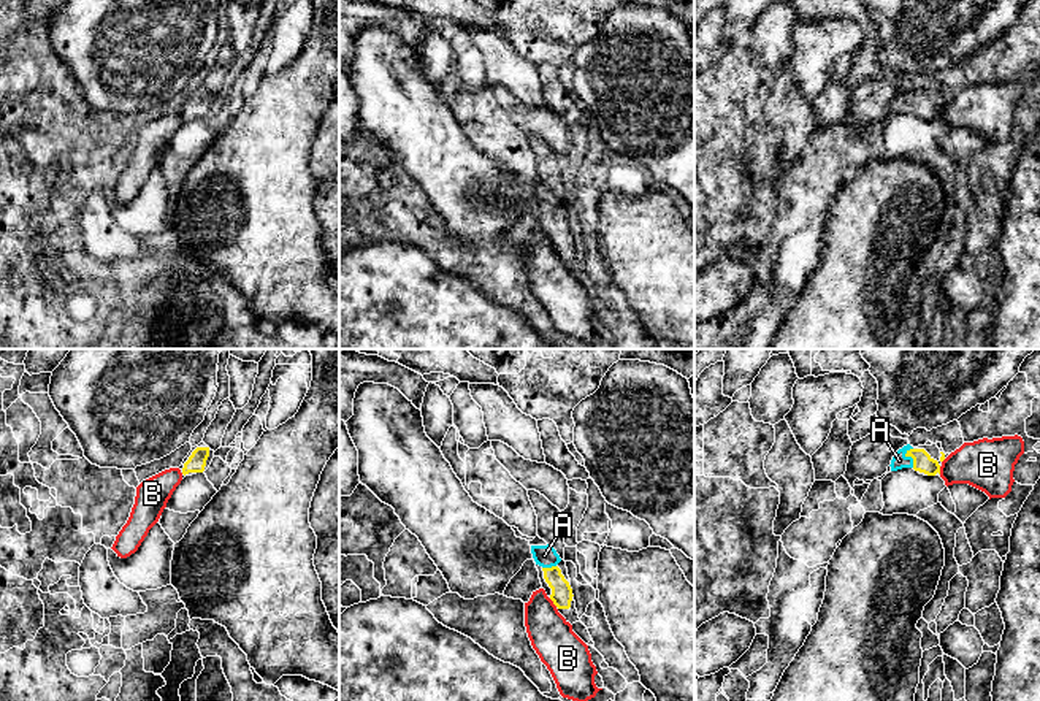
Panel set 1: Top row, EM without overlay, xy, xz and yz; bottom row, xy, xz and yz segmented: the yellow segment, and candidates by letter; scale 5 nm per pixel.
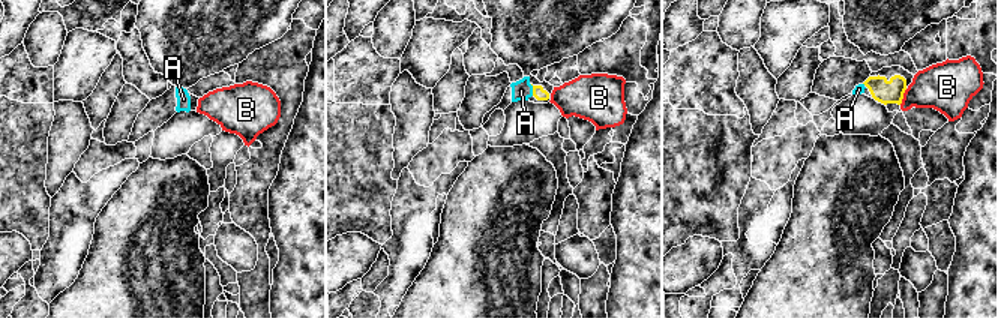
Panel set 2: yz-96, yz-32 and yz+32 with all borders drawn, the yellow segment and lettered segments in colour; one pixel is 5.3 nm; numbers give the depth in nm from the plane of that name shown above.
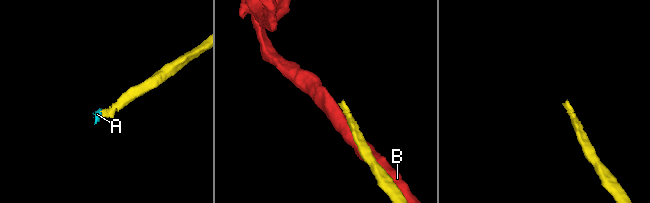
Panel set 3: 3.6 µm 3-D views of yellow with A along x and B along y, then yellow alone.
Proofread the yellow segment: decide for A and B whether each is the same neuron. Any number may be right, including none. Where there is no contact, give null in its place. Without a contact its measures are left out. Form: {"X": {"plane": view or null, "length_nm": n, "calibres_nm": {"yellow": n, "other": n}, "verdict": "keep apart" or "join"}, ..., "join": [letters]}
{"A": {"plane": "yz", "length_nm": 110, "calibres_nm": {"yellow": 100, "other": 80}, "verdict": "join"}, "B": {"plane": "xz", "length_nm": 60, "calibres_nm": {"yellow": 110, "other": 220}, "verdict": "keep apart"}, "join": ["A"]}

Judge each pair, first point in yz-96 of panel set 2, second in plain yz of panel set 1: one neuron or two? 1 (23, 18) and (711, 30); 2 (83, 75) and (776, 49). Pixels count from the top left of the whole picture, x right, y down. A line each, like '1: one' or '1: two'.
1: two
2: two

